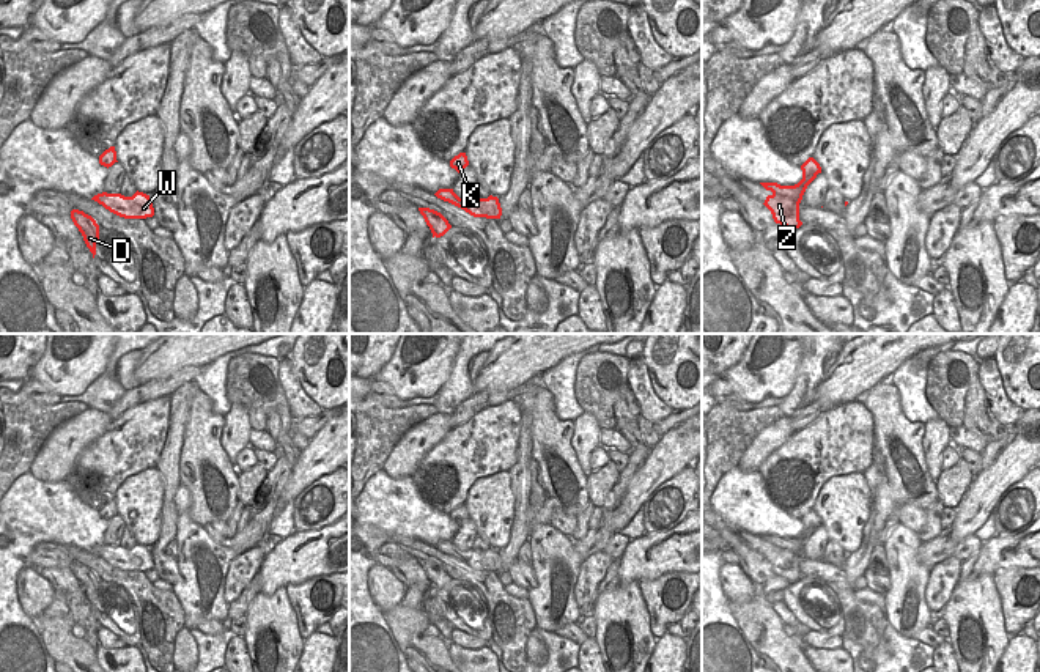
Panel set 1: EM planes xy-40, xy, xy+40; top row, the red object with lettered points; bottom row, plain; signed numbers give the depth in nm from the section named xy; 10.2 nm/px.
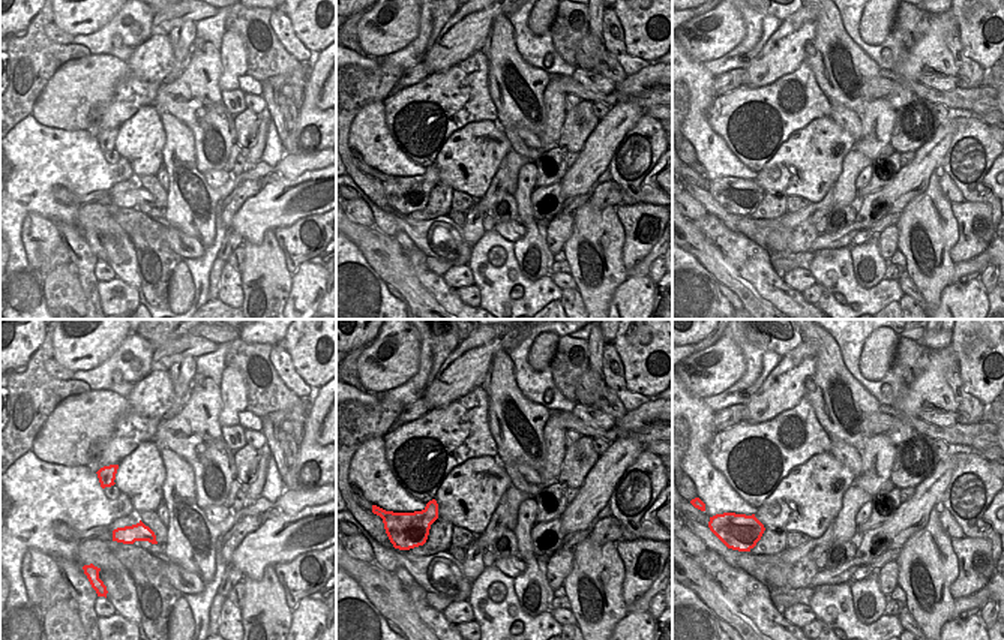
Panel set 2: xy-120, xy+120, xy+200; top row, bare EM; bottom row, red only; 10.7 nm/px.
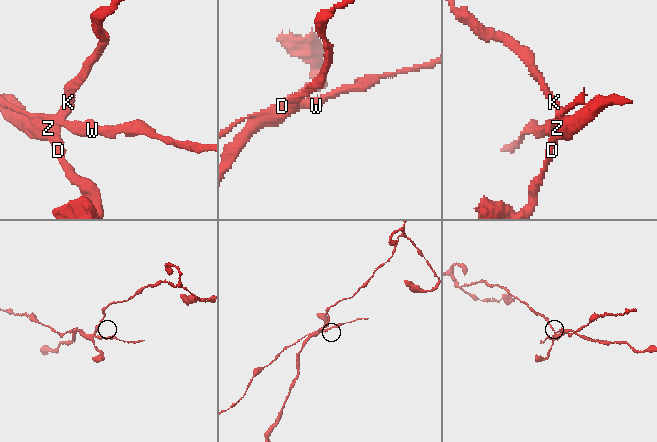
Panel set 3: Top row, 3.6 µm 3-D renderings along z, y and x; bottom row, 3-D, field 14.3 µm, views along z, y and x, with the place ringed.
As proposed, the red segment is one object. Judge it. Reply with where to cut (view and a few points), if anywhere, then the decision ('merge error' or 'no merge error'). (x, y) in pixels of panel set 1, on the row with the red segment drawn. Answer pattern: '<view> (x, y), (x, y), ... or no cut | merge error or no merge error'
xy+40 (773, 191), (795, 199), (801, 194) | merge error

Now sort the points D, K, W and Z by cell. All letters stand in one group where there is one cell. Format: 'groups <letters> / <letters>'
groups D K Z / W

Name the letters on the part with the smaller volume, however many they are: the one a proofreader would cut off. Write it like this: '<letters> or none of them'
W

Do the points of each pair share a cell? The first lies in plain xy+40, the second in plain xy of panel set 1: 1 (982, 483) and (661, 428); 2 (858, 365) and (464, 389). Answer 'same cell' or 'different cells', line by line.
1: different cells
2: different cells

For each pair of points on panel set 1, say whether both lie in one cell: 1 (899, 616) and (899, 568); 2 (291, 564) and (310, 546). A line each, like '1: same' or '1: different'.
1: same
2: same

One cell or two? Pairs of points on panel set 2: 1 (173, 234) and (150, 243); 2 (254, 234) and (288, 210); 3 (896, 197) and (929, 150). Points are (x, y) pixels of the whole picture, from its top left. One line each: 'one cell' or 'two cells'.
1: two cells
2: one cell
3: one cell

